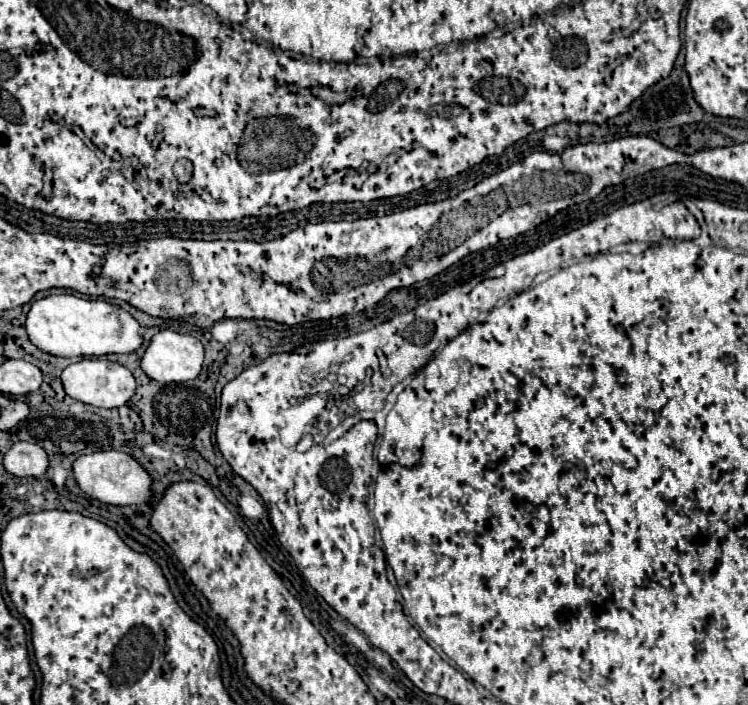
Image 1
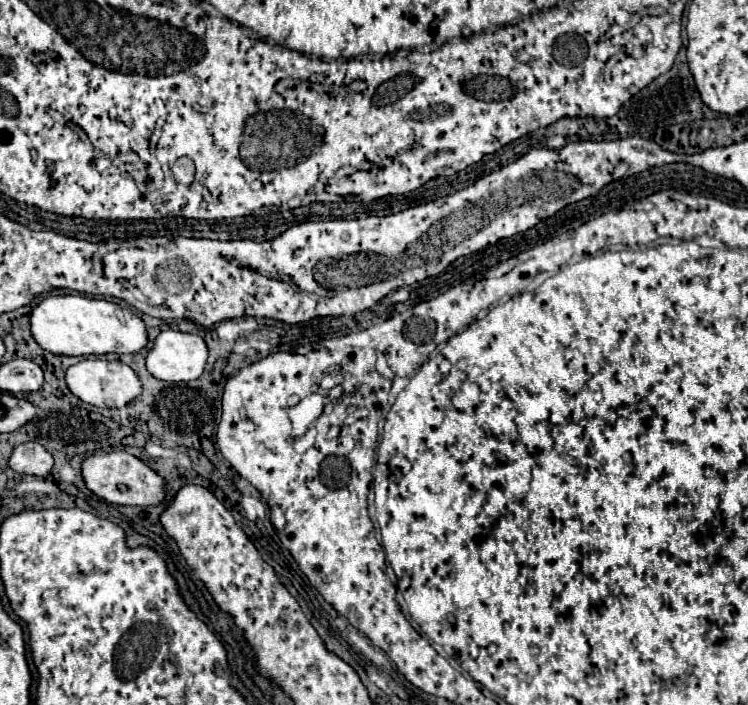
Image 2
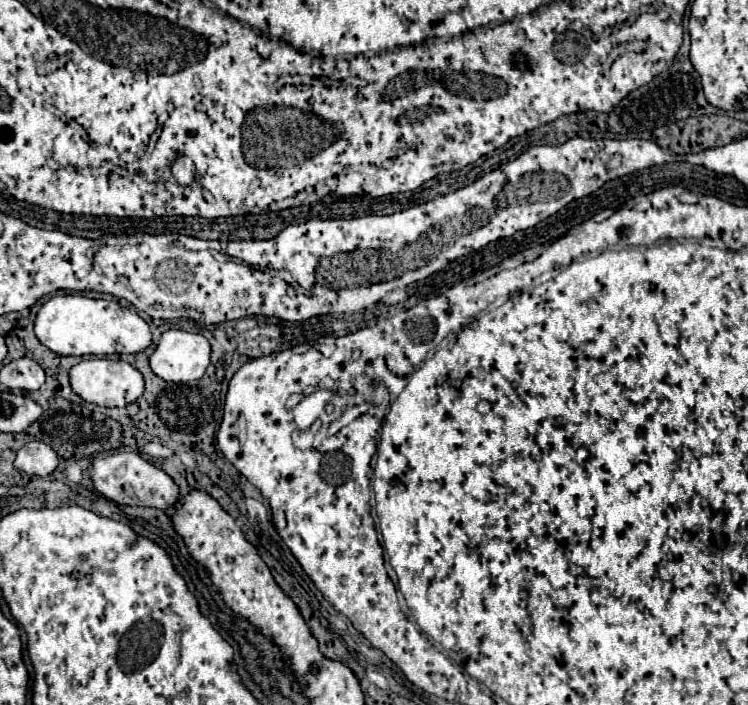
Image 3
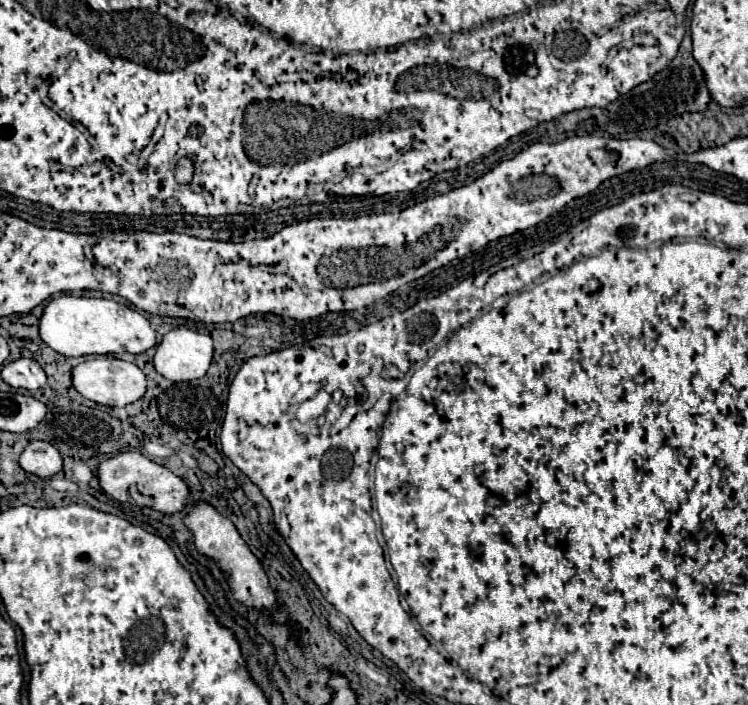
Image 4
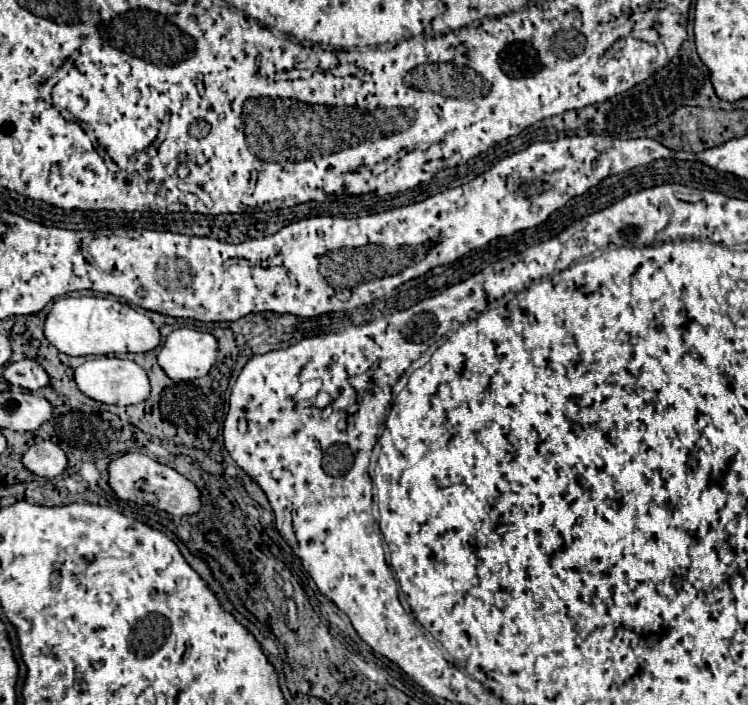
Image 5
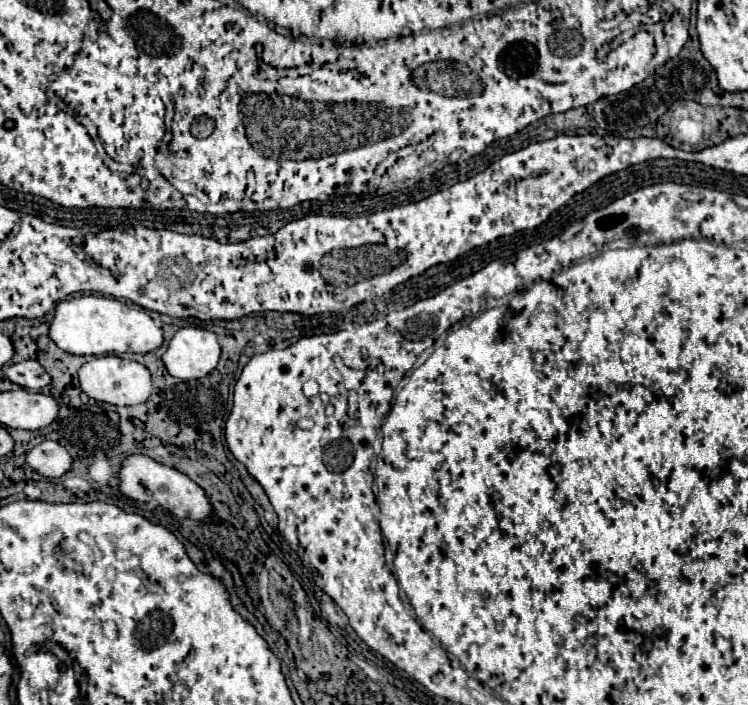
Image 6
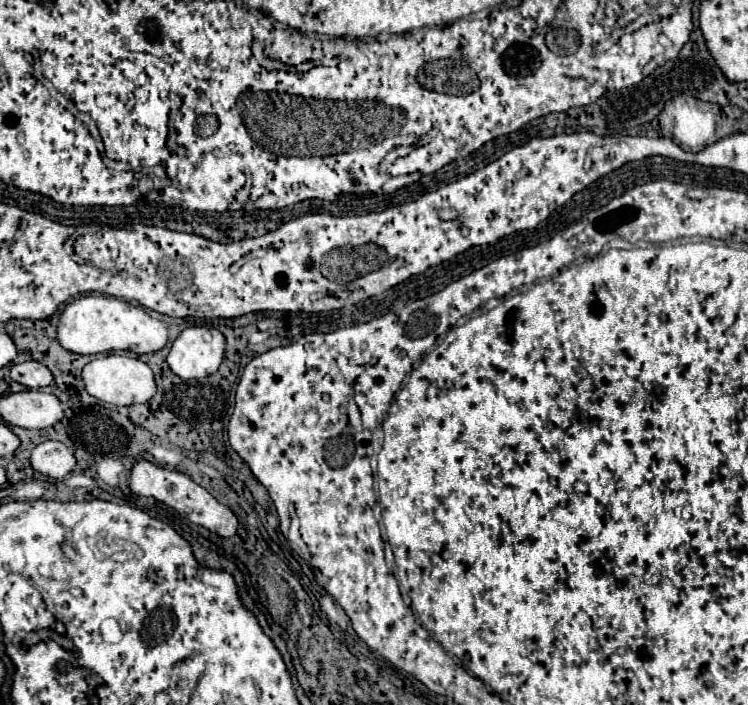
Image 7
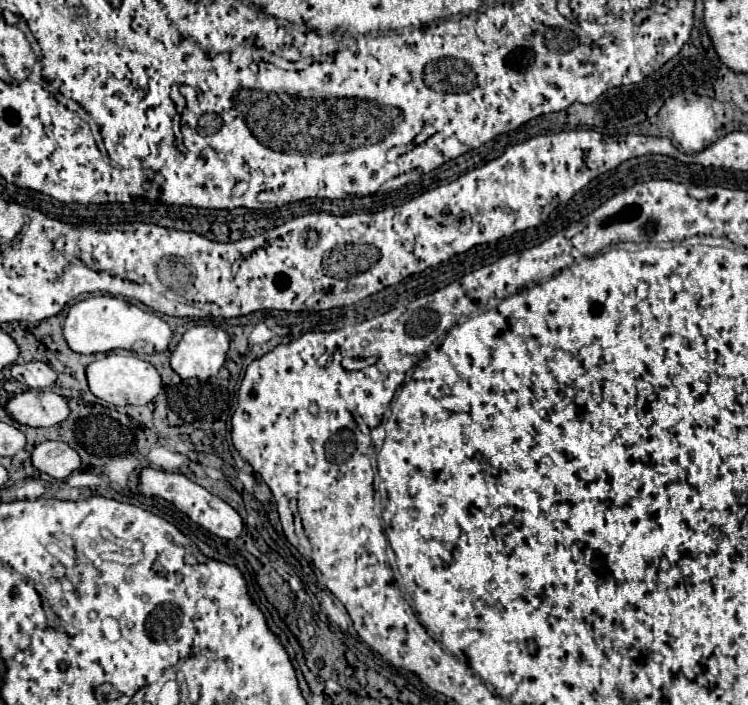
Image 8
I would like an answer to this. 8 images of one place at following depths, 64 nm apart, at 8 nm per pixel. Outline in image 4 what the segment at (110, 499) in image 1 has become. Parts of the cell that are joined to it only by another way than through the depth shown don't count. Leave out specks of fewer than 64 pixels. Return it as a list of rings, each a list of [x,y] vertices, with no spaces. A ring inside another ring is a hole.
[[[137,450],[120,452],[114,456],[101,457],[100,470],[98,470],[100,486],[106,494],[110,494],[118,502],[130,502],[130,504],[140,504],[140,494],[150,498],[150,506],[156,510],[164,510],[168,514],[172,512],[182,512],[188,504],[190,488],[188,484],[170,472],[166,466],[160,466],[146,458]]]

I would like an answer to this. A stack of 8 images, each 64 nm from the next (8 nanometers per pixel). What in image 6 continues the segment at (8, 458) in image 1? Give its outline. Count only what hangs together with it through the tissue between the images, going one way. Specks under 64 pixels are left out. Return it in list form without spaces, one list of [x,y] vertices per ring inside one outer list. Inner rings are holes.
[[[44,440],[26,454],[26,462],[32,470],[46,478],[60,478],[70,470],[72,456],[62,444],[54,440]]]

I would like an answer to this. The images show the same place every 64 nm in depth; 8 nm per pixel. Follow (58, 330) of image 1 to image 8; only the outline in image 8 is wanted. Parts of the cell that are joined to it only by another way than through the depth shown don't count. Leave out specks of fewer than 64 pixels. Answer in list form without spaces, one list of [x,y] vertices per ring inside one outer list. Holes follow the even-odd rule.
[[[92,296],[70,306],[64,320],[64,338],[78,354],[98,354],[112,350],[132,350],[136,354],[164,352],[172,342],[172,328],[160,316],[146,312],[124,298]]]

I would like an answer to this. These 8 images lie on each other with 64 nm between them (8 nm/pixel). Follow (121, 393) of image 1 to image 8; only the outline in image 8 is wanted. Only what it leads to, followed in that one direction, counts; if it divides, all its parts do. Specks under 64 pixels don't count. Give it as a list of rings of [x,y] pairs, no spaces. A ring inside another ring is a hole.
[[[106,354],[104,358],[92,362],[86,368],[86,376],[88,376],[88,386],[90,392],[94,396],[98,396],[100,400],[114,404],[114,406],[142,406],[152,402],[158,394],[160,394],[160,374],[156,372],[156,368],[150,362],[144,362],[136,356],[120,356],[120,354]]]

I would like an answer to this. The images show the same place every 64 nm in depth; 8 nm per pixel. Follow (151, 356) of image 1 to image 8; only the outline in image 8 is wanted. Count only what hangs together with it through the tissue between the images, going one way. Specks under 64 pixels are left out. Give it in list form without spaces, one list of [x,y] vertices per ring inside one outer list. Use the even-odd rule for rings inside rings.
[[[194,326],[184,332],[170,364],[182,378],[206,380],[220,372],[230,348],[230,336],[216,326]]]

